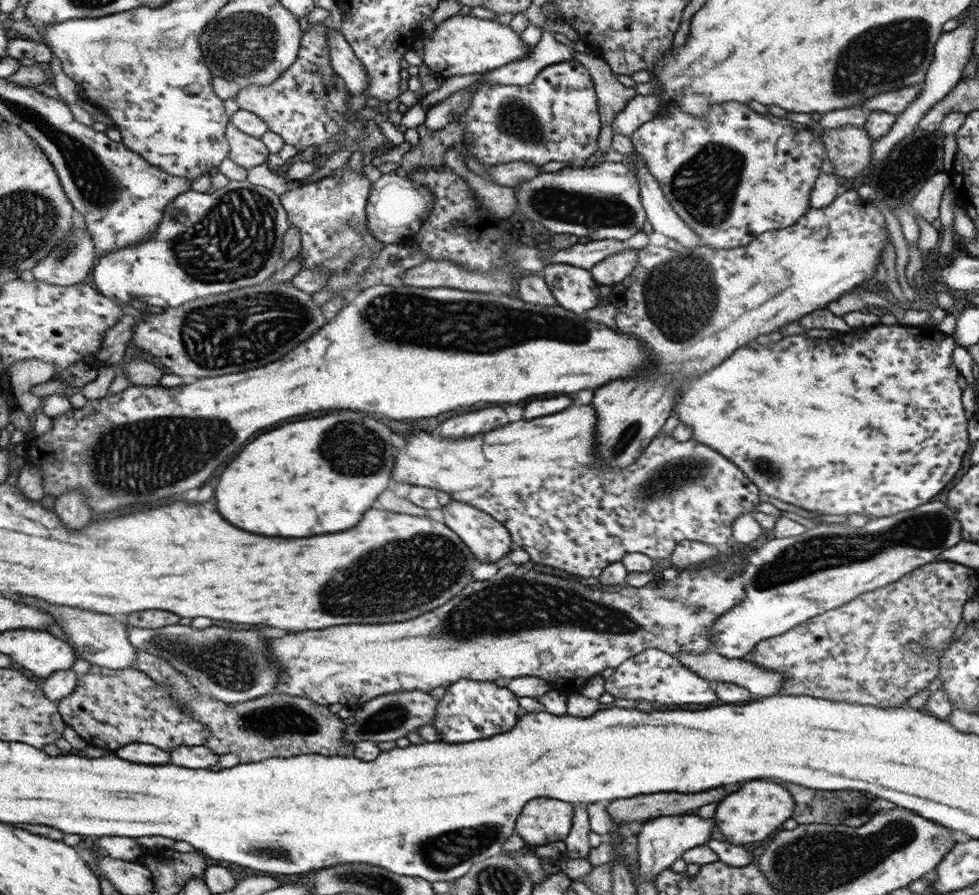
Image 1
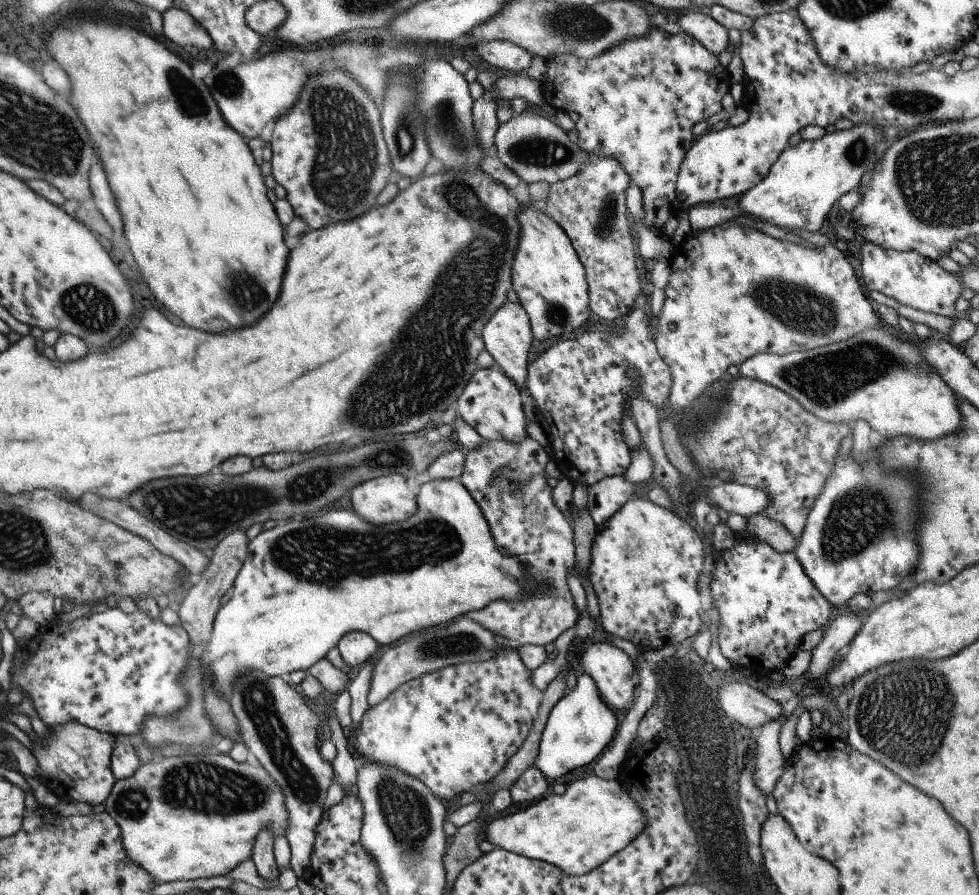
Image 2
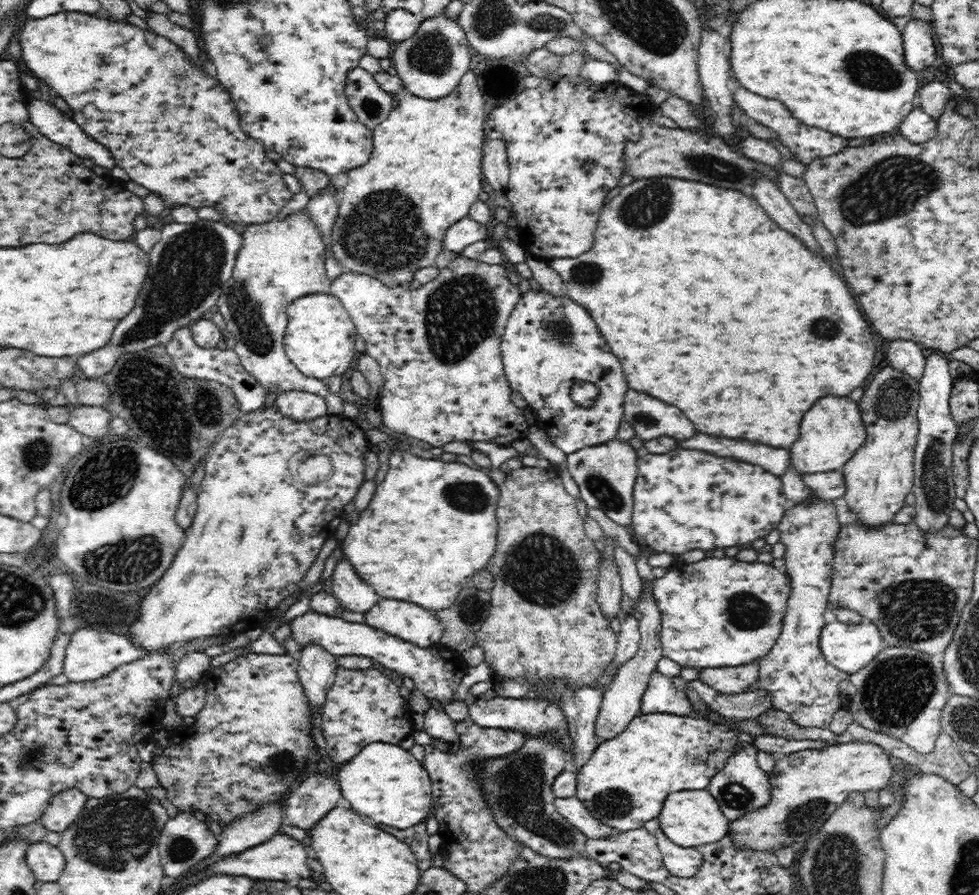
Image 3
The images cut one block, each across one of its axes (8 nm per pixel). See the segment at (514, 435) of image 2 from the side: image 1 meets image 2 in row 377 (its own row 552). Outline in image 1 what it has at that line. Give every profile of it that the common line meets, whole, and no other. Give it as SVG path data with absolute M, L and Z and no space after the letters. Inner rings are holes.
M454 499L441 510L444 524L458 534L480 562L497 562L514 547L508 529L482 510Z

